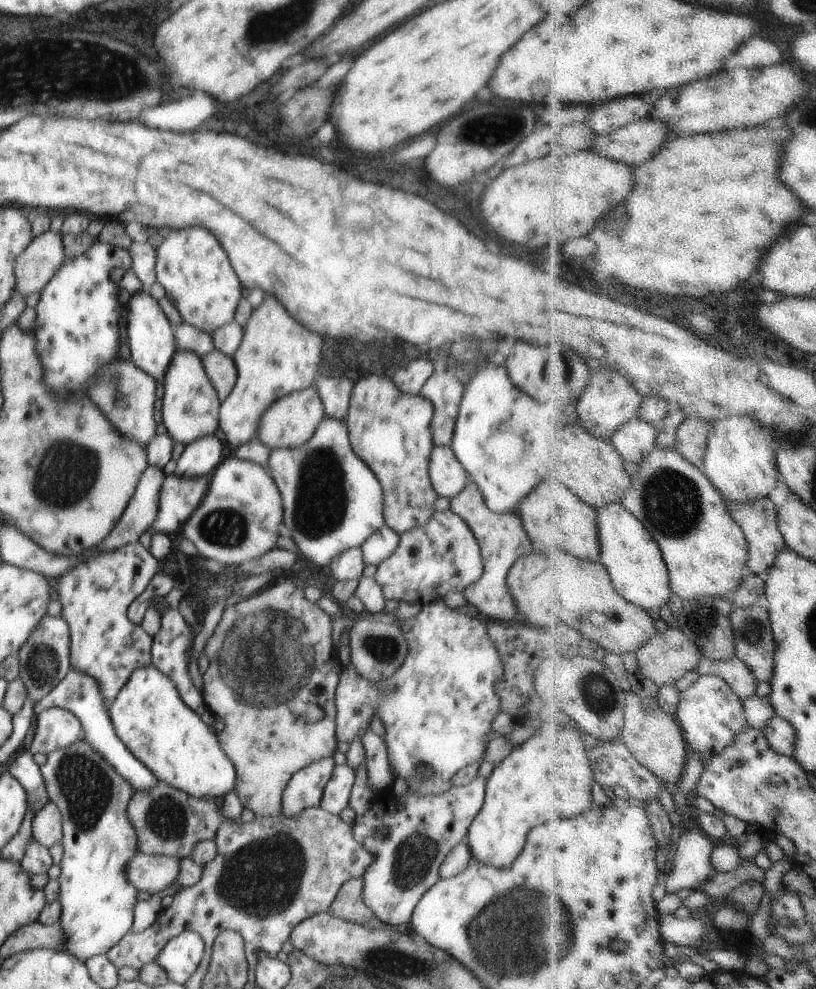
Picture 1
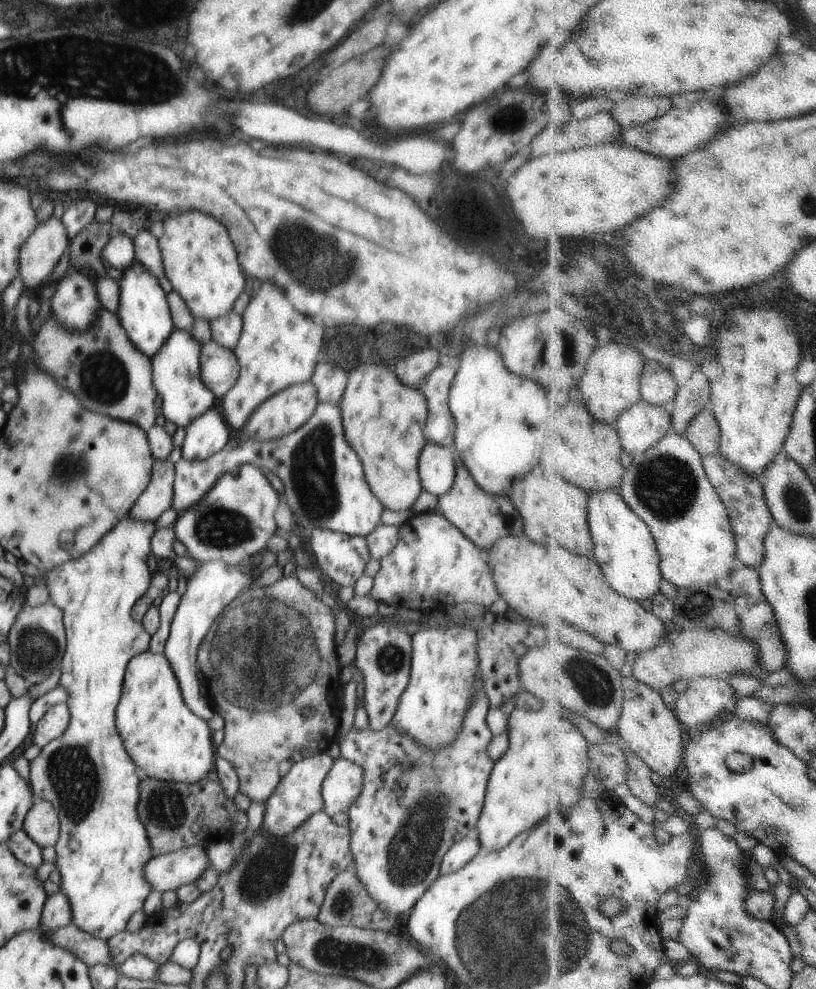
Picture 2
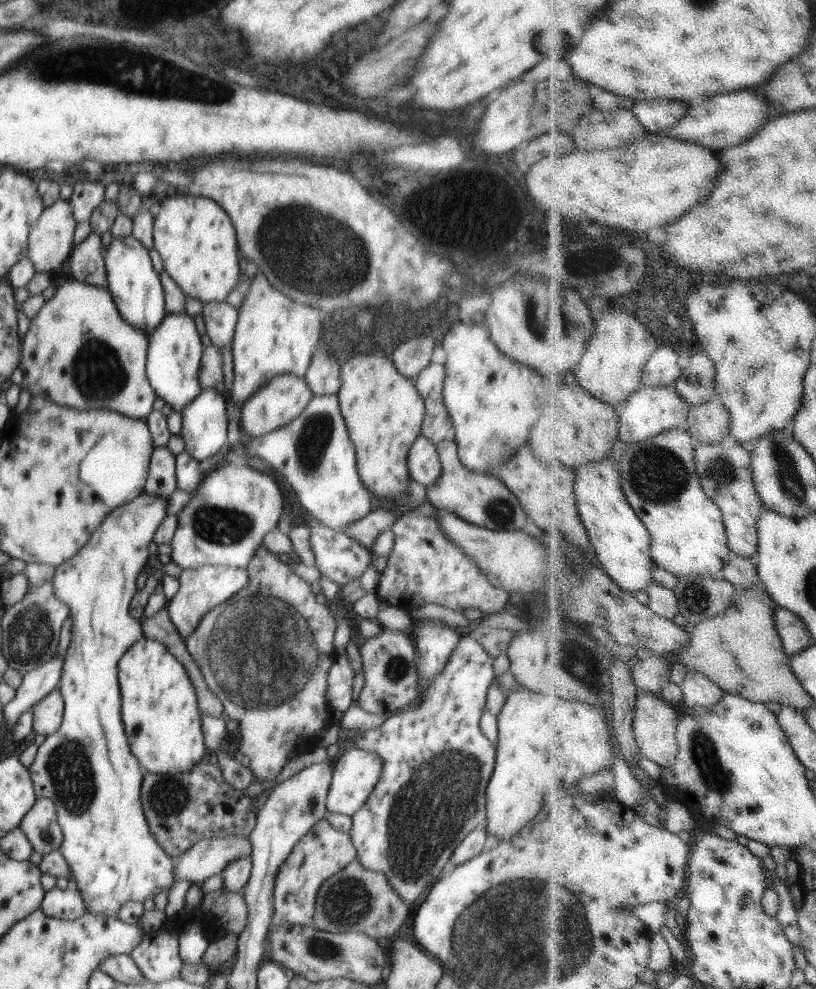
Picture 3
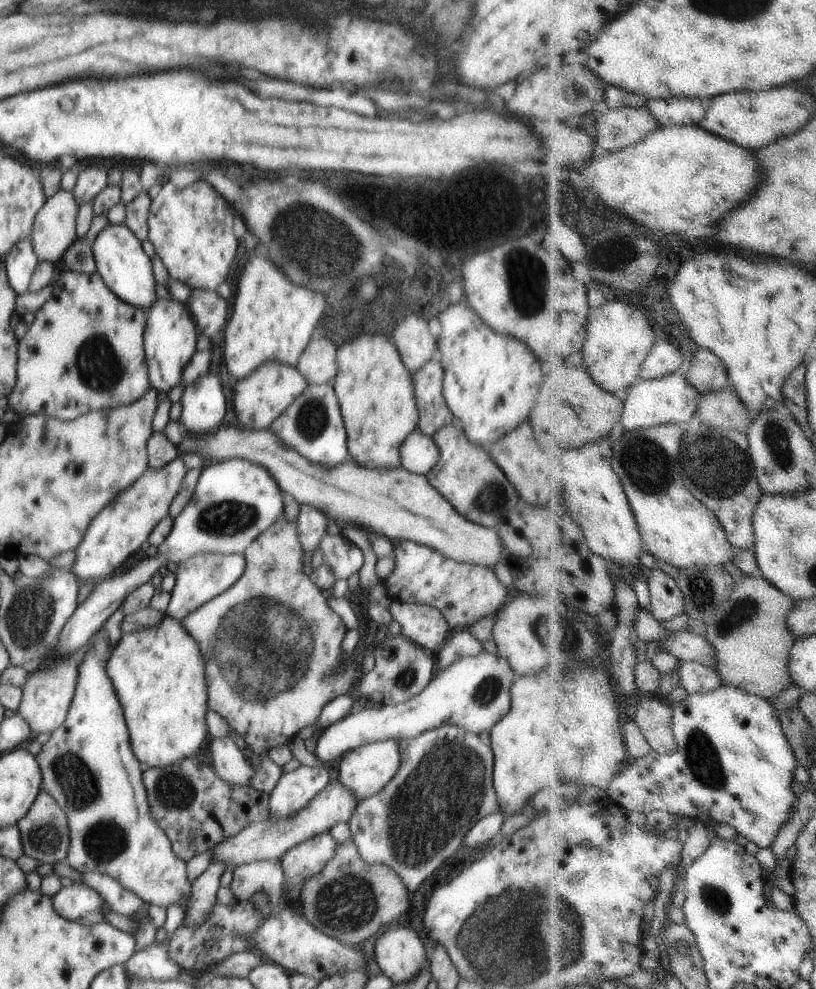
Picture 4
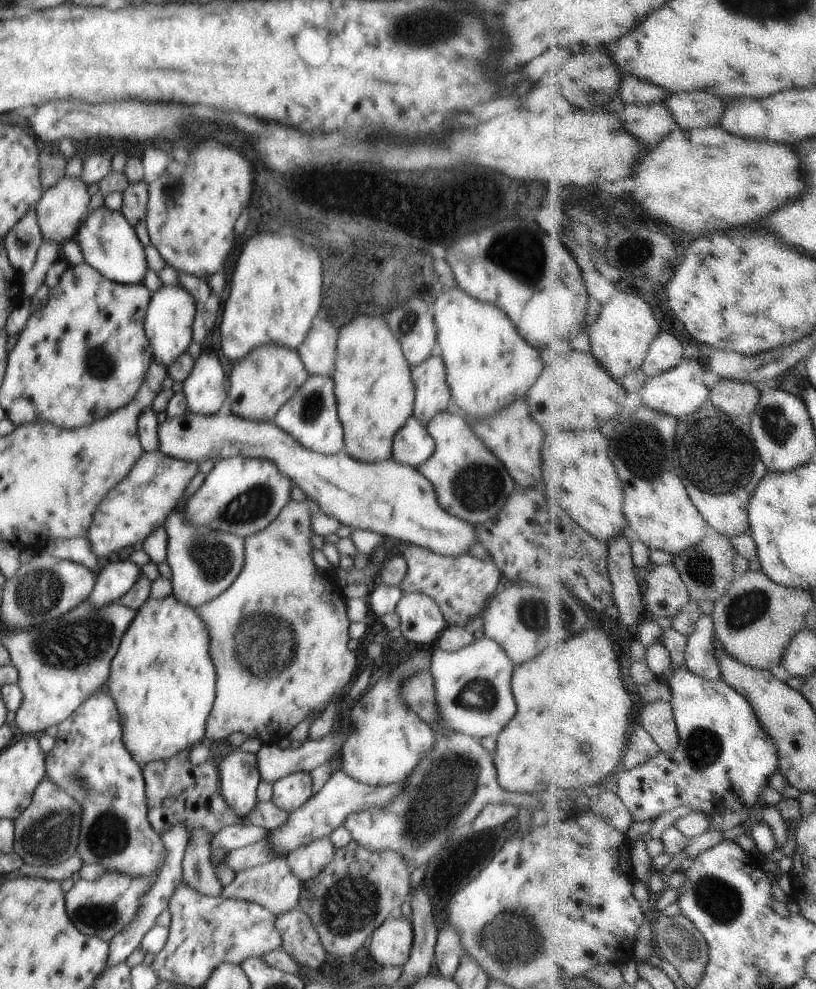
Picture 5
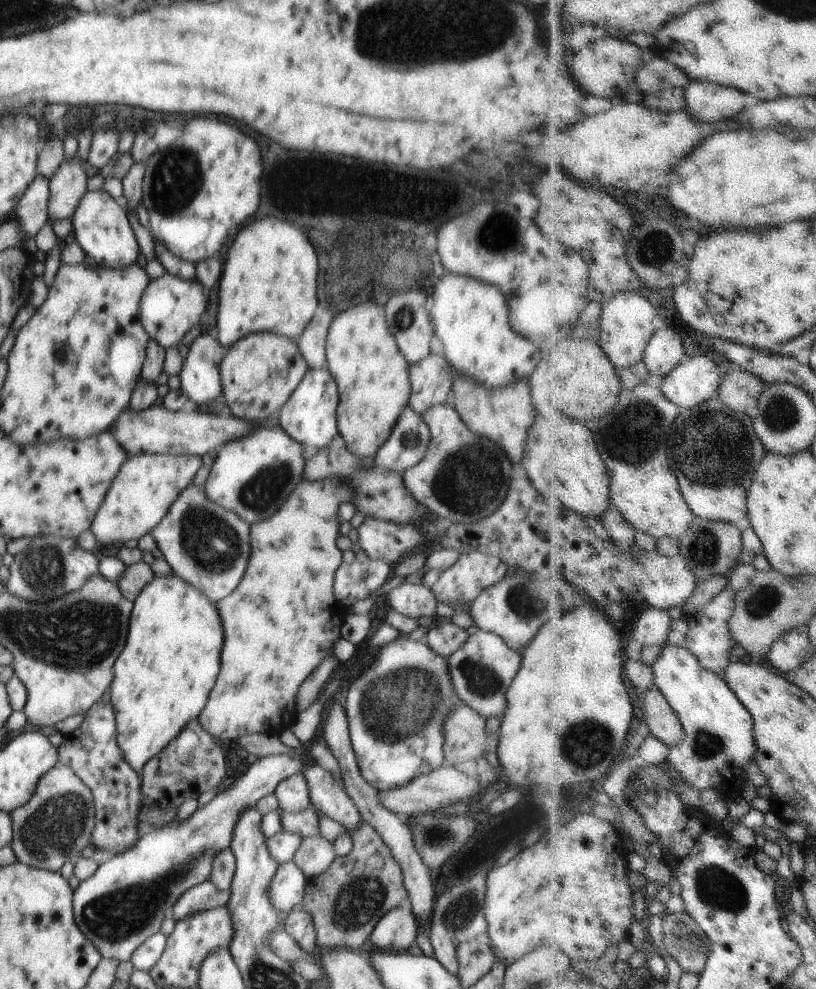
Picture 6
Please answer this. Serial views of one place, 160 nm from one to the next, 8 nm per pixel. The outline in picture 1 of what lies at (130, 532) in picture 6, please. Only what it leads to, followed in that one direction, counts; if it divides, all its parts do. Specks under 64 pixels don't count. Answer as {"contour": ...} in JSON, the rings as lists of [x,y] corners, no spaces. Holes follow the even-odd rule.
{"contour":[[[128,544],[128,546],[118,547],[112,552],[102,552],[76,564],[72,572],[64,574],[60,579],[58,598],[62,606],[61,618],[68,624],[70,630],[70,664],[73,670],[83,671],[96,678],[106,710],[110,709],[110,704],[118,696],[120,690],[130,680],[134,670],[140,670],[144,666],[152,665],[152,654],[150,650],[153,644],[153,637],[145,633],[140,625],[130,622],[127,616],[130,604],[146,590],[150,580],[156,576],[158,570],[158,560],[146,550],[142,544]],[[80,739],[74,745],[56,750],[46,756],[46,762],[40,766],[44,786],[50,801],[60,810],[64,856],[60,862],[60,896],[61,906],[60,930],[64,932],[64,942],[58,950],[72,954],[83,963],[92,956],[106,955],[120,940],[131,931],[134,906],[139,892],[128,882],[124,870],[132,856],[136,854],[136,830],[132,828],[126,808],[132,799],[133,790],[116,770],[106,762],[98,752]]]}

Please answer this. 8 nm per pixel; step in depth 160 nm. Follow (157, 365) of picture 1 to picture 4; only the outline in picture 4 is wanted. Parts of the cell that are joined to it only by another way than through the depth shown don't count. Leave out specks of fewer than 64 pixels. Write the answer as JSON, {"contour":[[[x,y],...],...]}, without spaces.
{"contour":[[[109,222],[96,235],[95,241],[91,243],[91,249],[96,272],[104,284],[124,302],[147,312],[149,306],[157,299],[155,294],[157,282],[151,258],[142,249],[142,241],[136,238],[125,224],[112,225]]]}

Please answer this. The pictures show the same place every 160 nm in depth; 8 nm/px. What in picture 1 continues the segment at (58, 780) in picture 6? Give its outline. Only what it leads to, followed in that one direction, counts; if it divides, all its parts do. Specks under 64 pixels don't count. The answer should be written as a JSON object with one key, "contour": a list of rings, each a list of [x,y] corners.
{"contour":[[[50,801],[32,822],[33,840],[50,849],[54,844],[61,844],[63,828],[60,810]]]}

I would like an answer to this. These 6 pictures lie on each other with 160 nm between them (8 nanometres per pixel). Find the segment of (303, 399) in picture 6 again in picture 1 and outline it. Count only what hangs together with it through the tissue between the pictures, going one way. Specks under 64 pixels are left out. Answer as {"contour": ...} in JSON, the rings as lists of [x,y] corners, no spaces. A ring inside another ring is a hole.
{"contour":[[[325,414],[313,436],[298,448],[271,449],[269,468],[272,472],[270,476],[283,498],[283,523],[290,530],[291,538],[302,556],[319,567],[328,566],[334,556],[350,548],[361,548],[372,534],[385,525],[383,488],[380,488],[370,468],[353,451],[344,420]],[[166,475],[159,496],[158,517],[152,522],[150,532],[166,535],[179,532],[202,503],[209,481],[208,477]]]}

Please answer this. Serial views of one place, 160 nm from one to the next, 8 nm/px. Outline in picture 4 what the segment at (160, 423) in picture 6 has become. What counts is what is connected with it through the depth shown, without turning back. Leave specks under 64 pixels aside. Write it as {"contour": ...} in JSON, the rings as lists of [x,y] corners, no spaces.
{"contour":[[[223,424],[215,430],[215,433],[206,433],[199,437],[185,432],[182,441],[175,447],[180,455],[193,453],[211,462],[239,458],[259,464],[268,469],[282,491],[292,494],[301,506],[311,505],[320,512],[324,512],[326,516],[330,516],[330,519],[339,525],[351,523],[362,526],[368,532],[380,534],[392,540],[394,544],[400,540],[412,540],[423,546],[430,546],[445,558],[458,563],[476,564],[476,566],[493,569],[497,563],[503,562],[504,546],[496,529],[488,529],[468,521],[463,515],[457,513],[452,504],[430,484],[426,475],[408,472],[402,465],[388,469],[369,469],[348,458],[343,464],[335,466],[335,469],[325,469],[322,465],[313,465],[309,458],[298,453],[296,449],[288,448],[284,443],[281,444],[280,437],[270,429],[248,430],[242,426],[235,428]]]}

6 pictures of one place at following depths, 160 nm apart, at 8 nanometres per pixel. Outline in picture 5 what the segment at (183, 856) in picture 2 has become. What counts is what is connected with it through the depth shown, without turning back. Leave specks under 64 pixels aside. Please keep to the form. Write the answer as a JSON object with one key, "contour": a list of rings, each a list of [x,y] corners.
{"contour":[[[343,770],[336,771],[315,796],[311,796],[298,810],[289,814],[284,825],[269,831],[266,839],[271,840],[279,856],[286,856],[292,849],[319,838],[328,838],[336,828],[344,824],[349,814],[388,806],[396,800],[404,786],[402,782],[382,786],[365,785],[350,778]]]}

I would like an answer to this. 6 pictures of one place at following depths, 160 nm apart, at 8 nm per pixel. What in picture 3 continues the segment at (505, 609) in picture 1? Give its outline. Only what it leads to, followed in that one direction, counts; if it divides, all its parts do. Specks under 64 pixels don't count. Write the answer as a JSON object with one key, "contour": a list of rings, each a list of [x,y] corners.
{"contour":[[[453,438],[440,441],[437,446],[443,472],[439,480],[426,488],[427,500],[436,509],[446,509],[462,518],[470,525],[489,529],[529,530],[531,527],[527,513],[524,512],[514,493],[501,481],[497,474],[468,470],[460,462],[457,444]]]}

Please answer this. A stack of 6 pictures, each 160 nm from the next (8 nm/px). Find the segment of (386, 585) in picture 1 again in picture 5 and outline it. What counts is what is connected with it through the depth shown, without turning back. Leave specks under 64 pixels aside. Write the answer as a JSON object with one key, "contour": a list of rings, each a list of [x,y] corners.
{"contour":[[[408,546],[404,550],[407,571],[399,584],[403,594],[426,593],[440,607],[448,625],[464,627],[467,620],[483,612],[488,600],[503,582],[497,563],[485,561],[462,553],[458,556],[444,556],[419,547]]]}

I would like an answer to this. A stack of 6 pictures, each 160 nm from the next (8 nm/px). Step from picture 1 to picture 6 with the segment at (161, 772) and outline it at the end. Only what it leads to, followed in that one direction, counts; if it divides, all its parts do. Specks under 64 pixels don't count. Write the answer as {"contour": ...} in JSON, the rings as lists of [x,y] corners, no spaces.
{"contour":[[[178,575],[159,576],[154,577],[146,586],[142,587],[142,590],[138,593],[136,600],[133,602],[133,609],[129,620],[129,634],[125,647],[120,653],[120,656],[115,660],[113,664],[113,679],[110,687],[110,700],[113,709],[115,710],[115,725],[117,728],[117,742],[120,744],[120,750],[124,754],[124,760],[138,773],[142,774],[144,765],[154,755],[160,754],[162,749],[168,746],[168,743],[179,736],[181,730],[187,726],[187,724],[199,717],[204,705],[206,704],[208,695],[211,693],[214,682],[216,682],[219,670],[221,667],[221,652],[224,646],[224,629],[220,613],[218,612],[216,603],[211,601],[205,594],[202,594],[195,586],[189,584],[184,579],[181,579]]]}

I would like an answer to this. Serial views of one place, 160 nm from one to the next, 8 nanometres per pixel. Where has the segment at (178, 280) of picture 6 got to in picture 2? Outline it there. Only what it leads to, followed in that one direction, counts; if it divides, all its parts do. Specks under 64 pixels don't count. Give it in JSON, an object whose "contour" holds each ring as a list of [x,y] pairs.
{"contour":[[[176,329],[151,356],[152,378],[158,396],[162,398],[162,412],[177,427],[186,428],[195,418],[214,407],[215,394],[201,379],[201,344],[191,331]]]}

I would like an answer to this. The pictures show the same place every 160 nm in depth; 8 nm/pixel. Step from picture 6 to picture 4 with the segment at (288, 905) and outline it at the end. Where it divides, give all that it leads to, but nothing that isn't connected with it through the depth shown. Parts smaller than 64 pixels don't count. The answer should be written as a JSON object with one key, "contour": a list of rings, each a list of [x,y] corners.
{"contour":[[[257,861],[236,867],[230,883],[237,901],[248,901],[256,892],[264,892],[270,908],[279,909],[284,904],[285,866],[282,861]]]}

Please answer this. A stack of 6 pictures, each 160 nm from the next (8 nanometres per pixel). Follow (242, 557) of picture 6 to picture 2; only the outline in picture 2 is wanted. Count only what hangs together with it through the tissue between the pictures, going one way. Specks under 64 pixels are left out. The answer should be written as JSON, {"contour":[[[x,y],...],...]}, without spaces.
{"contour":[[[210,561],[202,563],[198,570],[187,578],[186,592],[181,596],[174,618],[170,625],[168,640],[163,655],[166,656],[176,678],[179,680],[181,693],[186,706],[198,718],[210,720],[214,714],[208,695],[201,692],[201,683],[198,681],[197,652],[200,643],[215,618],[220,616],[240,593],[253,586],[257,577],[252,575],[246,567],[234,566],[224,561]]]}

